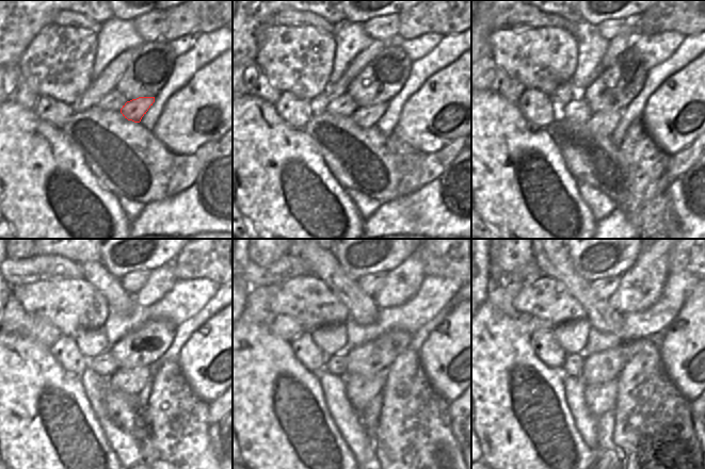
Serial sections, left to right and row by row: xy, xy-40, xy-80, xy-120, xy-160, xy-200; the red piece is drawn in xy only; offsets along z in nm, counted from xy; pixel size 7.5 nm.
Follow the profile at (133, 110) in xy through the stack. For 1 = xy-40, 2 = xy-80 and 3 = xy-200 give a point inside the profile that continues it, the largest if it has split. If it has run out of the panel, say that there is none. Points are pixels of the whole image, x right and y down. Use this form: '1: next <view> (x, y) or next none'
1: next xy-40 (368, 116)
2: next xy-80 (601, 123)
3: next xy-200 (601, 398)

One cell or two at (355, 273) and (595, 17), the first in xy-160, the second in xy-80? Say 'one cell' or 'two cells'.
one cell

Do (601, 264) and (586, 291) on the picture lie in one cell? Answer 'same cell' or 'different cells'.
different cells

